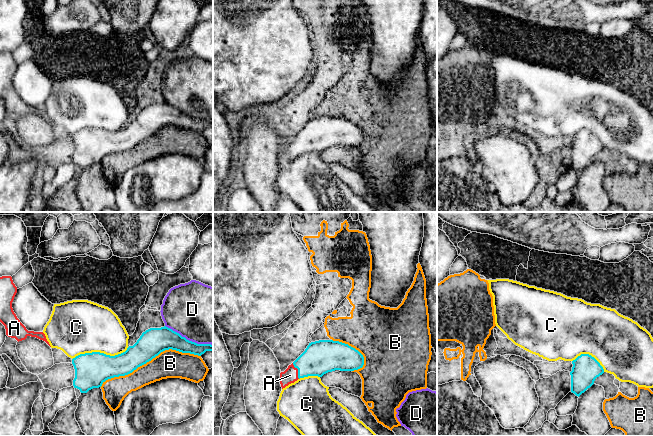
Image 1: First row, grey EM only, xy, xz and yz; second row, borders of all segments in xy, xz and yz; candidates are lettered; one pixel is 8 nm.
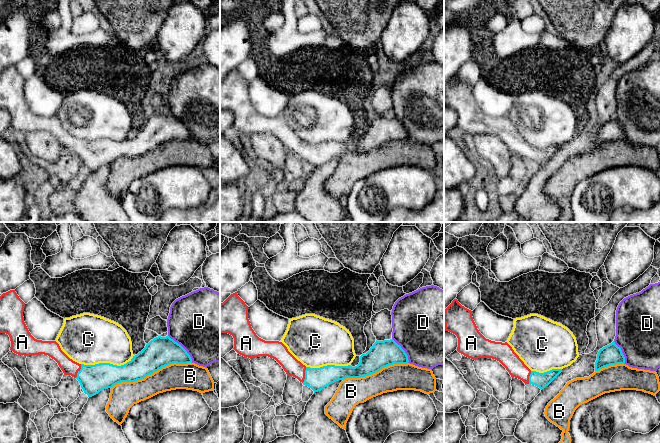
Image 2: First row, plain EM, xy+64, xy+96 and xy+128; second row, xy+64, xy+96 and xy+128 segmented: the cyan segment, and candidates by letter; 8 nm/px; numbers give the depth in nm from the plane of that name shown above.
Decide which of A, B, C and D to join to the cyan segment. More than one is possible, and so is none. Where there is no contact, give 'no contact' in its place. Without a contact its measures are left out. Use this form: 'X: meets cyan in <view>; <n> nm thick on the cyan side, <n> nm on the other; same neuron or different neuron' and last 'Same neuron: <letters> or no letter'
A: meets cyan in xz; 280 nm thick on the cyan side, 120 nm on the other; same neuron
B: meets cyan in xy; 220 nm thick on the cyan side, 220 nm on the other; different neuron
C: meets cyan in xy; 280 nm thick on the cyan side, 420 nm on the other; different neuron
D: meets cyan in xy; 200 nm thick on the cyan side, 460 nm on the other; different neuron
Same neuron: A

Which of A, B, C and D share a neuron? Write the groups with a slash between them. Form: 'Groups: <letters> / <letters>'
Groups: A / B / C / D

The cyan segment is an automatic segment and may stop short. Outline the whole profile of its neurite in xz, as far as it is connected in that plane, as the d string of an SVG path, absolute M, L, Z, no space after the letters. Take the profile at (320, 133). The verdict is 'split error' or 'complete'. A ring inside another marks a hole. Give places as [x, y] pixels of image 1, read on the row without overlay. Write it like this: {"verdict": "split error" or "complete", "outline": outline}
{"verdict": "split error", "outline": "M319 116L309 119L305 127L280 149L280 160L283 165L300 154L322 153L335 146L354 147L362 144L363 141L363 131L348 120Z"}

